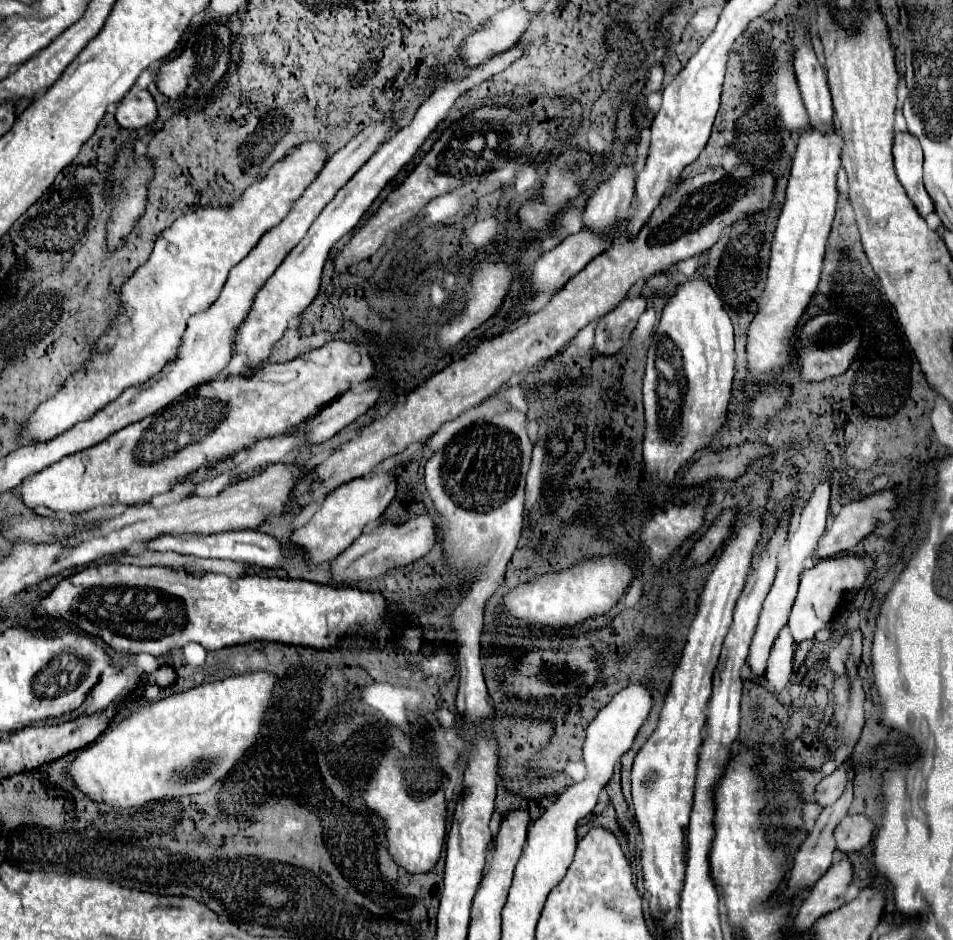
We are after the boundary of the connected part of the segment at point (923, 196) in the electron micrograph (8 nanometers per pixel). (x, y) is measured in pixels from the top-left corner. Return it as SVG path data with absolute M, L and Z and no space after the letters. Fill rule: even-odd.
M908 132L896 134L892 154L894 154L894 166L896 166L898 180L902 182L908 198L916 204L918 214L922 218L926 218L930 212L934 212L934 204L932 204L928 192L924 190L924 184L922 184L922 148L920 148L920 142Z

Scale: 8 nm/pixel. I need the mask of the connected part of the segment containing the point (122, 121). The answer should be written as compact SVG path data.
M132 90L116 110L116 122L126 130L154 126L158 118L156 102L148 90Z

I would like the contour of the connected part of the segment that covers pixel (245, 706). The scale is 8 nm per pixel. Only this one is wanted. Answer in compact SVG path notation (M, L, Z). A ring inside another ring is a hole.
M252 672L202 684L186 692L166 696L158 702L138 704L128 718L98 736L100 740L94 740L86 748L78 750L76 758L68 766L68 772L76 786L92 800L120 808L136 808L152 800L170 800L206 792L216 780L224 778L236 760L242 758L242 754L254 744L260 732L262 714L270 704L274 682L276 676L270 672Z

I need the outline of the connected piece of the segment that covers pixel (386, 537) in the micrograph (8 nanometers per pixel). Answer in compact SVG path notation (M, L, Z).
M414 516L402 524L384 522L376 524L370 532L364 532L350 548L346 548L334 562L332 562L332 578L336 584L340 582L366 582L380 574L386 574L390 568L412 564L414 560L422 558L430 552L436 542L436 528L430 516Z

